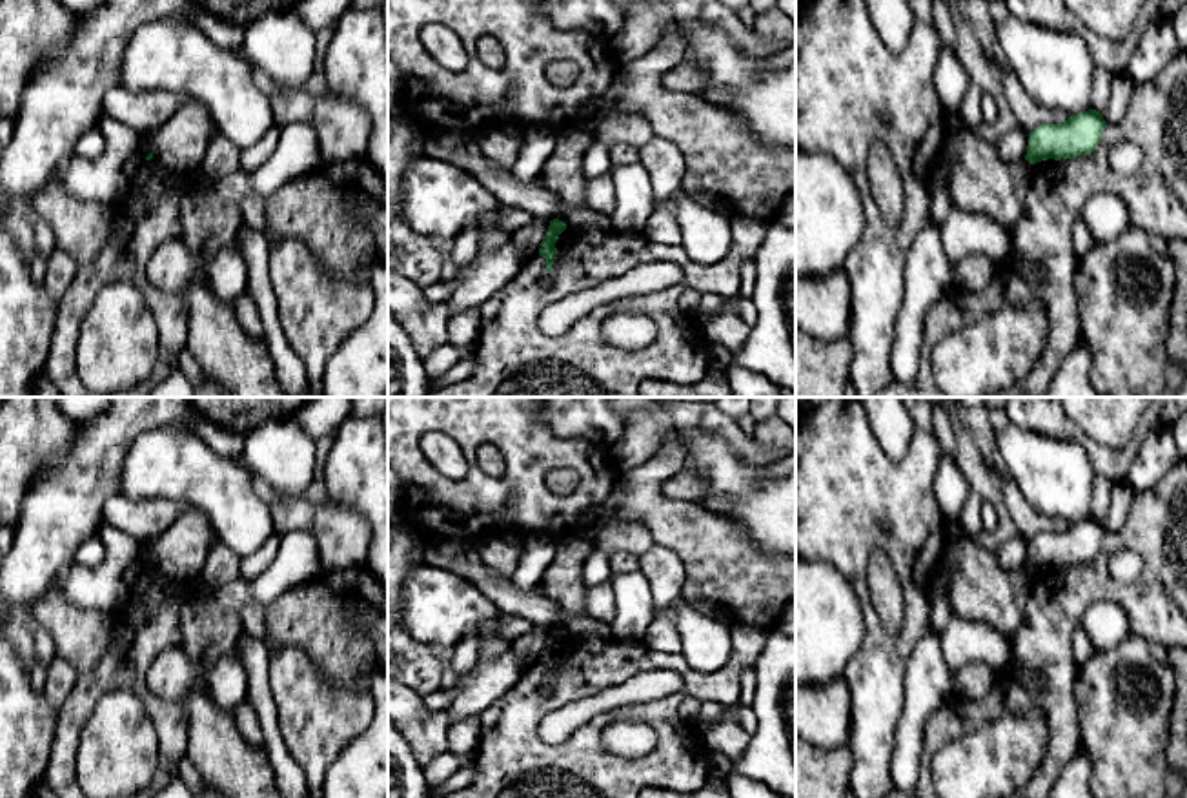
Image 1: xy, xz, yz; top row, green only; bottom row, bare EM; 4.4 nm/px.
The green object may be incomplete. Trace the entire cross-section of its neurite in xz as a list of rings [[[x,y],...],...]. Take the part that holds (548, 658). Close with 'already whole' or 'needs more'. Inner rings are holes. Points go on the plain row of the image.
[[[559,627],[550,629],[546,645],[543,649],[543,654],[539,656],[539,663],[546,669],[548,681],[552,680],[553,667],[557,663],[555,650],[559,643],[566,638],[566,632]]] | already whole

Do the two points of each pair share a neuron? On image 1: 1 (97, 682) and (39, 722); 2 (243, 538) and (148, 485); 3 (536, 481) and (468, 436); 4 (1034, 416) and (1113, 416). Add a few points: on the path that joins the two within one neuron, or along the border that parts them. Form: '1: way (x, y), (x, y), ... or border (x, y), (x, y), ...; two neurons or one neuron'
1: border (59, 709), (50, 751); two neurons
2: way (223, 512), (190, 480), (173, 480); one neuron
3: way (523, 460), (523, 450), (507, 434), (490, 434); one neuron
4: border (1067, 416), (1102, 443); two neurons

